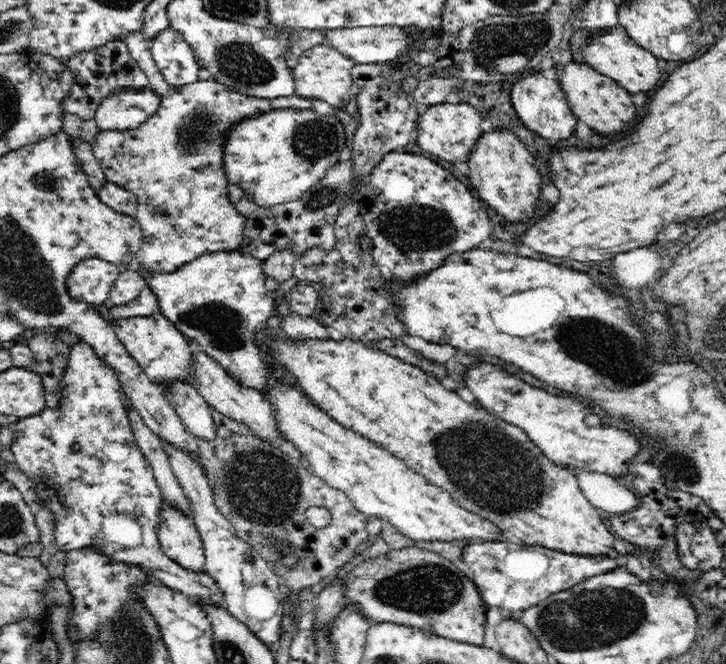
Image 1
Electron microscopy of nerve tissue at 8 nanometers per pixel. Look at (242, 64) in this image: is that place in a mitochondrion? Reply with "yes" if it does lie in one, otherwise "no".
yes

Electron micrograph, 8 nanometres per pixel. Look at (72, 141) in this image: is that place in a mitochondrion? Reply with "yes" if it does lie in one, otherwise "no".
no

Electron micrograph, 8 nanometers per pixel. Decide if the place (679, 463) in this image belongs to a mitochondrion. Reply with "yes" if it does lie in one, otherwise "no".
yes

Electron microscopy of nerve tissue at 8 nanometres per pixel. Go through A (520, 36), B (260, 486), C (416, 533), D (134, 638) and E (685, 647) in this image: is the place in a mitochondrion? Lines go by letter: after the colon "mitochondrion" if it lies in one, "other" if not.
A: mitochondrion
B: mitochondrion
C: other
D: mitochondrion
E: other

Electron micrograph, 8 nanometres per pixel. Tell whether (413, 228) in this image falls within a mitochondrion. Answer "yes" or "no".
yes

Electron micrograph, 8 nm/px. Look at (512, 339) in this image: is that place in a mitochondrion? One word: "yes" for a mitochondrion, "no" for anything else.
no

